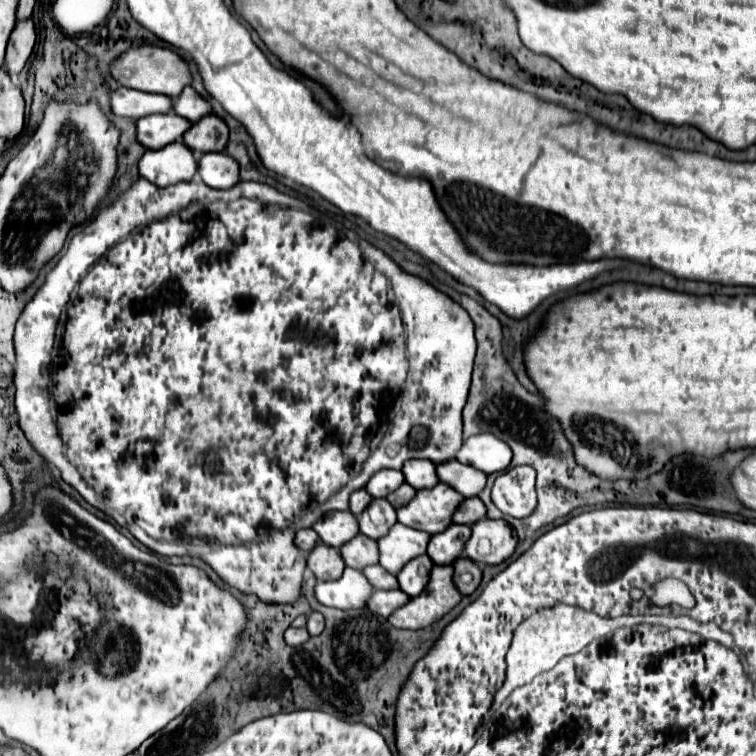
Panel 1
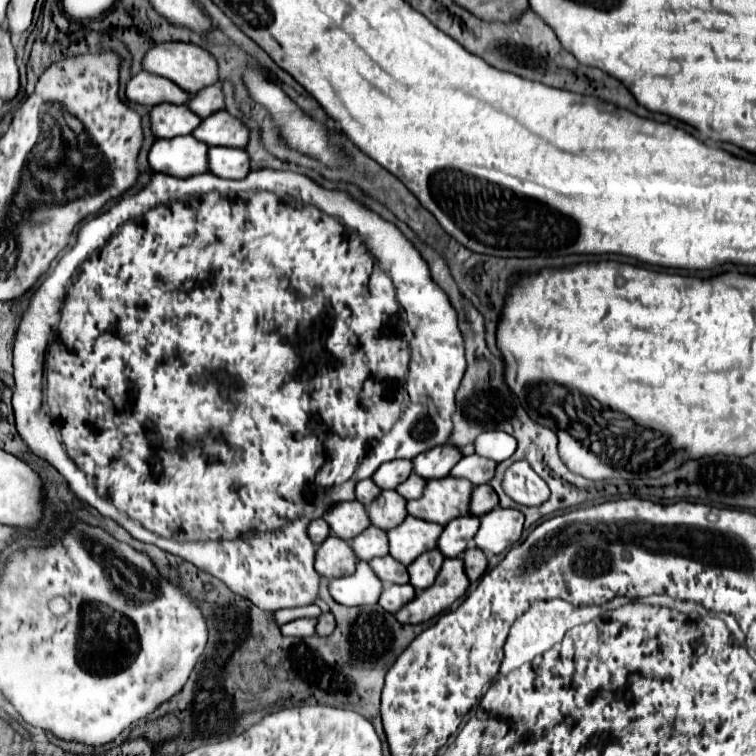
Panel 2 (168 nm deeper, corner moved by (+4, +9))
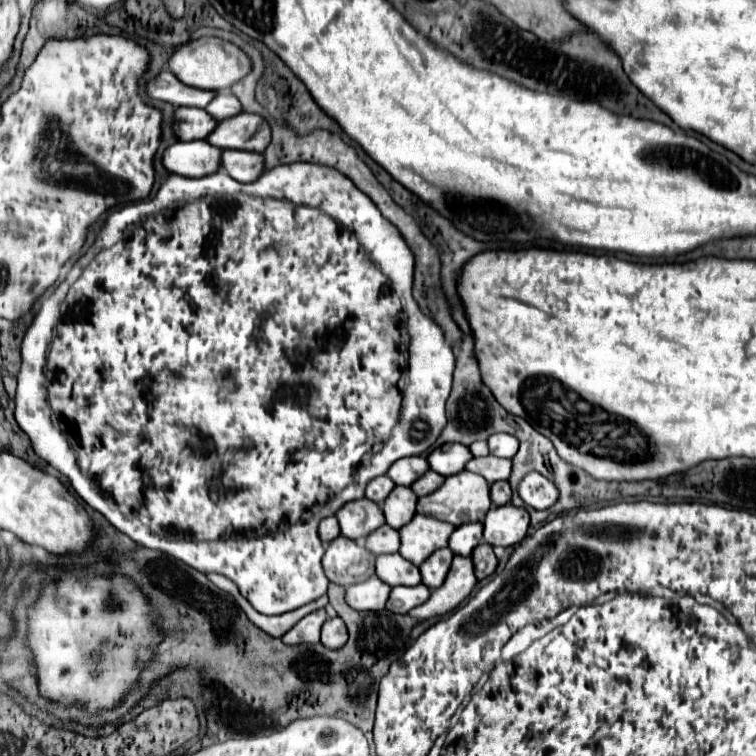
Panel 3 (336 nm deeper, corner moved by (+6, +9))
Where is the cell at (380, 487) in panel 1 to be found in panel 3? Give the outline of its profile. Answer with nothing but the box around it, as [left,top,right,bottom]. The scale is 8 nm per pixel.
[387,457,429,487]

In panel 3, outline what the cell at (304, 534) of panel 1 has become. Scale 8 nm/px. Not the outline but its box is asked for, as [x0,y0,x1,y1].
[319,517,339,545]

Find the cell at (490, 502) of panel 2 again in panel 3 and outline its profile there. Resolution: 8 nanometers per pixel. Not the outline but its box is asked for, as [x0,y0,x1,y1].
[489,481,511,505]

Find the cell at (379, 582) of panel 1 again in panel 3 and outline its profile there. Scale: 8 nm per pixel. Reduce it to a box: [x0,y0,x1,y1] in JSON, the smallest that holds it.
[375,553,421,587]

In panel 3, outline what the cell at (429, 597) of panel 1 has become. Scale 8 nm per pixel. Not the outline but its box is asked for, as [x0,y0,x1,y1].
[409,557,477,619]

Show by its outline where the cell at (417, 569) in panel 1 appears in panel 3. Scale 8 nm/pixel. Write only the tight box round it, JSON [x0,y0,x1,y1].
[419,547,453,589]

